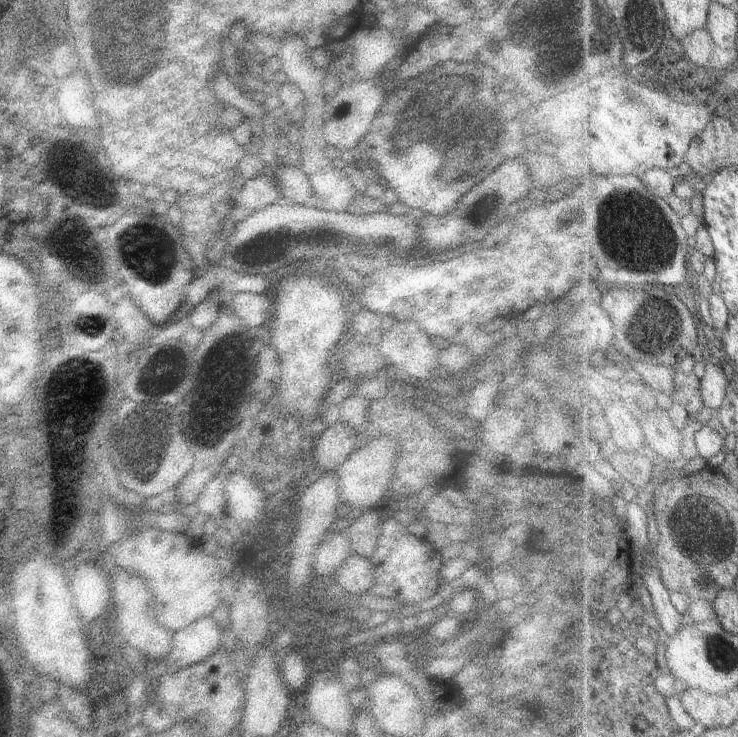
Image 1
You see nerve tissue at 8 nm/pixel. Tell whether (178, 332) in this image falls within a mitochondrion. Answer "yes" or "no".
no

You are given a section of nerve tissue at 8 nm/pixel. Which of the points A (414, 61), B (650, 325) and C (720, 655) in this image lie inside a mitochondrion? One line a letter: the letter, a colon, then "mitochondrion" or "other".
A: other
B: mitochondrion
C: mitochondrion

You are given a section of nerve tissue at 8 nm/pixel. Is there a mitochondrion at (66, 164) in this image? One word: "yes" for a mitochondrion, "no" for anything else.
no

